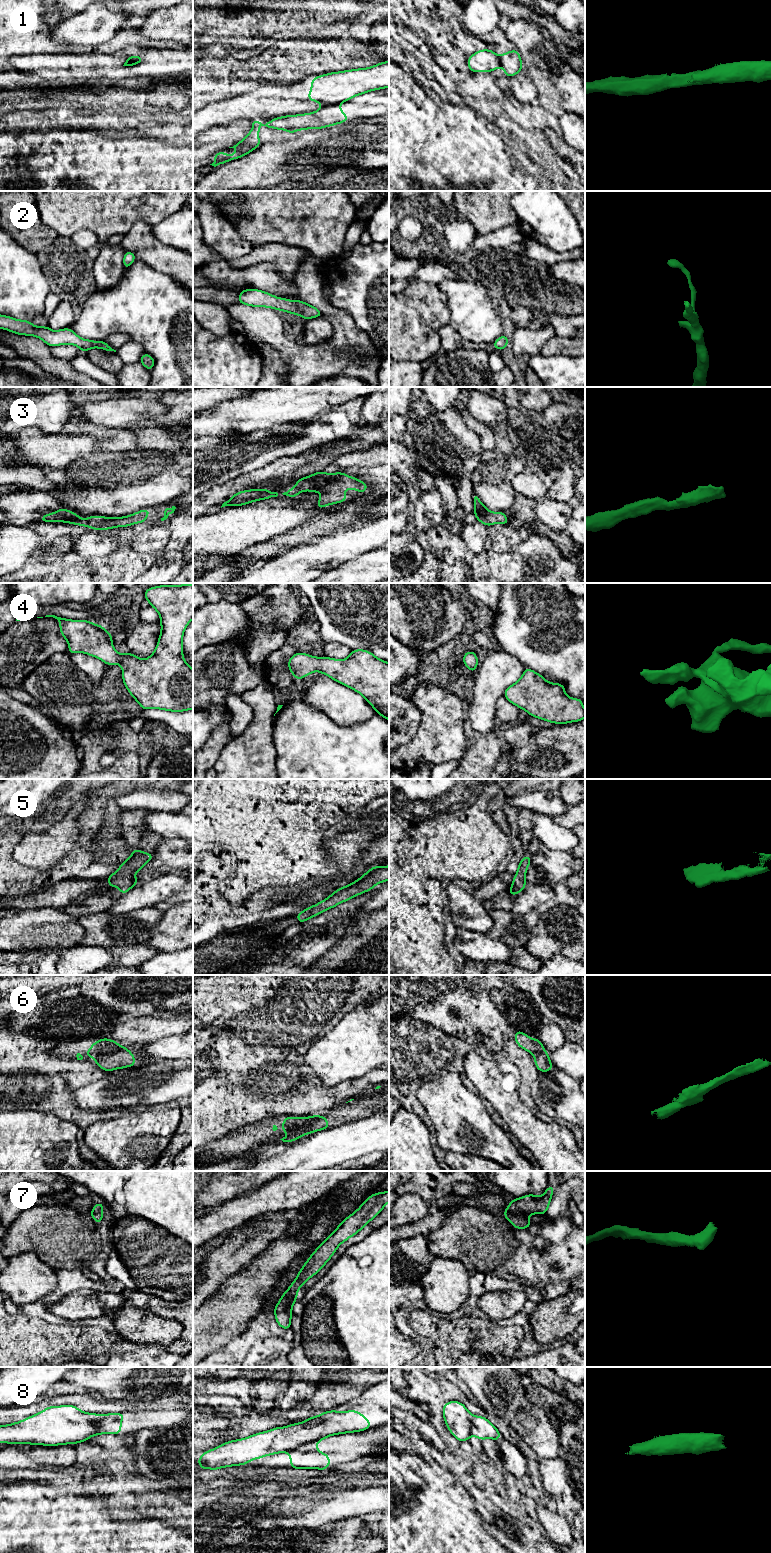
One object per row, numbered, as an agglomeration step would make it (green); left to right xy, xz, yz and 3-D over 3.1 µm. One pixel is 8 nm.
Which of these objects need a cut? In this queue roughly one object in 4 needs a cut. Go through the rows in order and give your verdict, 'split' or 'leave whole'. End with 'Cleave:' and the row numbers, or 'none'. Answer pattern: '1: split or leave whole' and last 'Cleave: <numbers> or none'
1: split
2: leave whole
3: leave whole
4: leave whole
5: leave whole
6: split
7: leave whole
8: split
Cleave: 1, 6, 8

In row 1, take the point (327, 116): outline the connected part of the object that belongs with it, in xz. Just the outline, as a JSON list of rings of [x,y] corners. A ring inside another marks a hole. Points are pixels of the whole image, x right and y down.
[[[338,104],[323,106],[319,110],[311,113],[273,118],[265,125],[259,121],[254,121],[252,123],[252,129],[247,136],[233,147],[229,147],[234,148],[237,152],[236,154],[229,156],[224,151],[220,151],[214,155],[214,162],[210,165],[216,167],[220,164],[237,160],[258,148],[261,145],[259,140],[259,128],[261,126],[286,130],[290,135],[299,130],[321,129],[347,121],[349,121],[348,115],[342,112]]]

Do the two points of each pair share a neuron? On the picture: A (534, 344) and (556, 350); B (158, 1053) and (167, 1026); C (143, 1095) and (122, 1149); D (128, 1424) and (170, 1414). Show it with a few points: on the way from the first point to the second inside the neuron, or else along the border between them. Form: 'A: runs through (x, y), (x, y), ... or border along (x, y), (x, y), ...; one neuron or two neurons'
A: border along (556, 336), (553, 336), (539, 353); two neurons
B: border along (182, 1033), (168, 1035), (148, 1042), (143, 1046); two neurons
C: border along (146, 1107), (135, 1107), (127, 1110); two neurons
D: runs through (138, 1421), (160, 1419); one neuron

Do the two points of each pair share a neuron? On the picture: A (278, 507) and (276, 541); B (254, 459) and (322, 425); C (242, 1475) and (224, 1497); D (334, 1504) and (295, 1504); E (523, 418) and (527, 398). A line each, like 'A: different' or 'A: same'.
A: different
B: same
C: different
D: different
E: different

